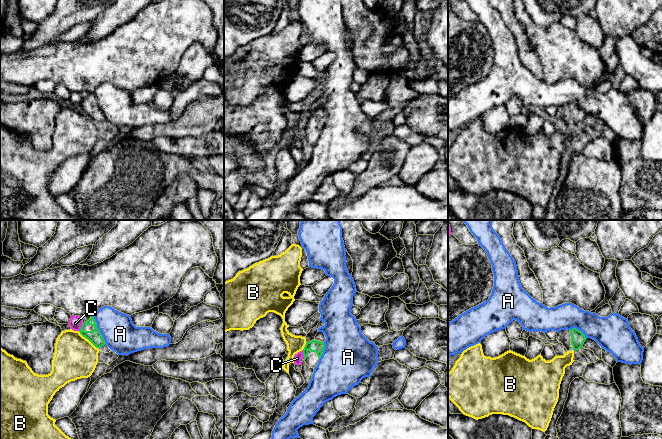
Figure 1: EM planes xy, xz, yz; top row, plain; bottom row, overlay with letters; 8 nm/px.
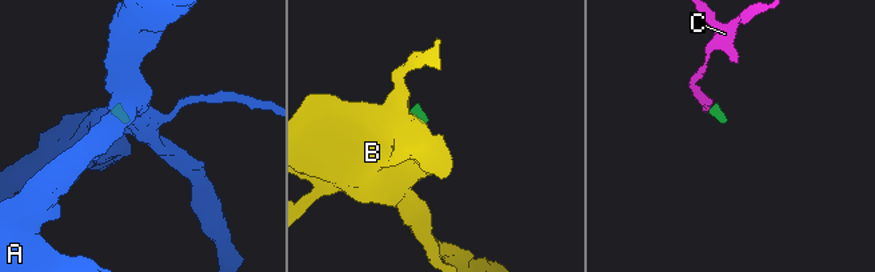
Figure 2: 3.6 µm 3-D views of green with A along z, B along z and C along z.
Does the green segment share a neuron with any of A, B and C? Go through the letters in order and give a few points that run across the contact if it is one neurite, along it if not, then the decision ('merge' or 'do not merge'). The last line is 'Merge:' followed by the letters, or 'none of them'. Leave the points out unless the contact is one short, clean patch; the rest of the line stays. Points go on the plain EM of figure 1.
A: line xy (92, 92), (106, 120); do not merge
B: line xy (78, 107), (97, 124); do not merge
C: line xz (302, 126), (303, 135); do not merge
Merge: none of them

